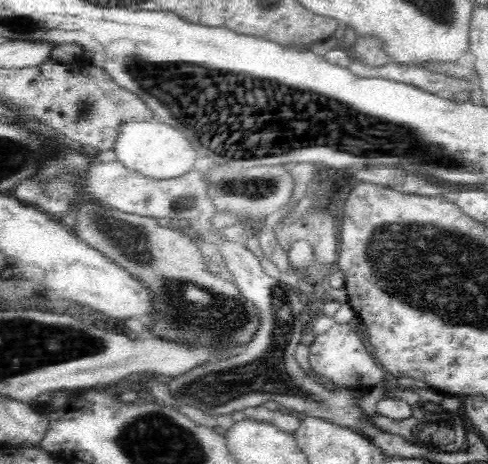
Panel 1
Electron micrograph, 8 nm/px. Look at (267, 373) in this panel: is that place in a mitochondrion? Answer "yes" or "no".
yes

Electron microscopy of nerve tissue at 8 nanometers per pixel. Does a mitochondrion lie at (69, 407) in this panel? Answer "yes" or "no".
no

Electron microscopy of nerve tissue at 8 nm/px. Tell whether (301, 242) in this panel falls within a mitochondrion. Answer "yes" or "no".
no

